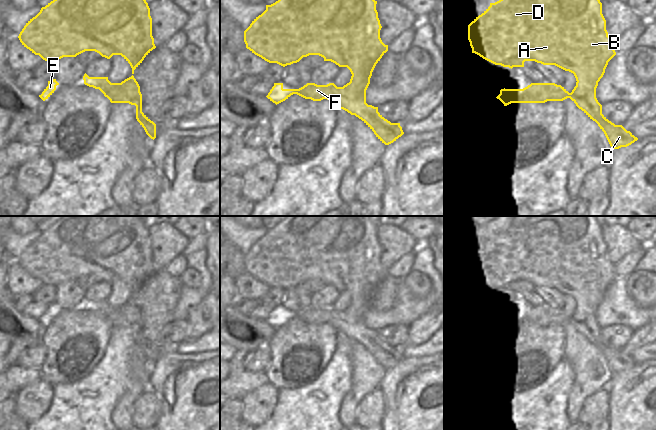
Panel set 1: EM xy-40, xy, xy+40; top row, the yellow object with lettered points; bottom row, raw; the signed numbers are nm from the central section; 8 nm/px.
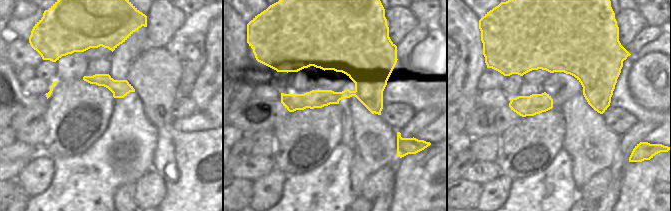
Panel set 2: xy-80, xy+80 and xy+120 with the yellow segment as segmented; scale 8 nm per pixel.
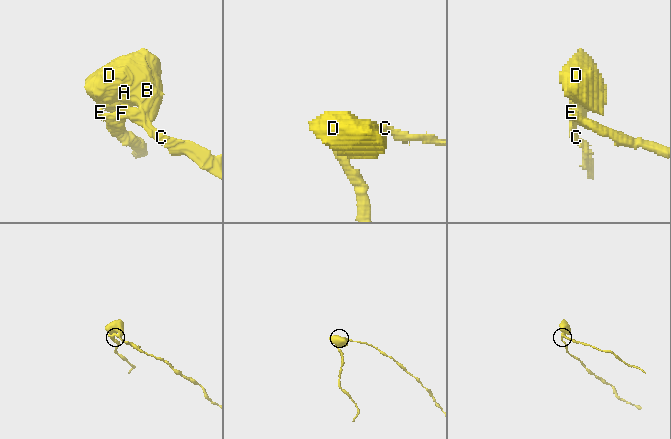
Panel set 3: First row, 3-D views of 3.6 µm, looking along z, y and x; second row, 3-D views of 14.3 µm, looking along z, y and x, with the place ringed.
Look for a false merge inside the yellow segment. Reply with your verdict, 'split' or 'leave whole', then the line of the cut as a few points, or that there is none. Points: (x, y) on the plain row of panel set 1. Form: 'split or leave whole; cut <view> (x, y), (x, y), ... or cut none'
split; cut xy+40 (576, 306), (578, 319), (583, 320), (594, 332), (601, 333)

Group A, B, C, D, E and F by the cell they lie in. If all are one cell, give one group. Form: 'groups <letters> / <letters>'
groups A B D / C E F

